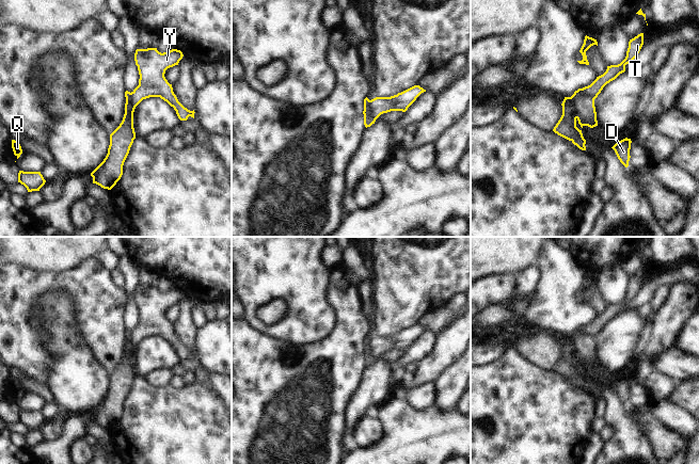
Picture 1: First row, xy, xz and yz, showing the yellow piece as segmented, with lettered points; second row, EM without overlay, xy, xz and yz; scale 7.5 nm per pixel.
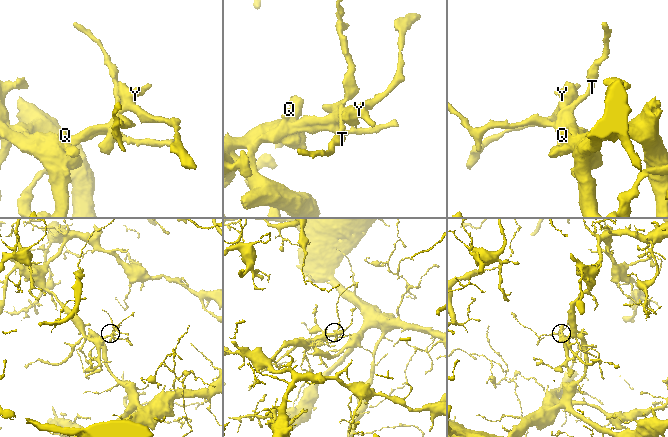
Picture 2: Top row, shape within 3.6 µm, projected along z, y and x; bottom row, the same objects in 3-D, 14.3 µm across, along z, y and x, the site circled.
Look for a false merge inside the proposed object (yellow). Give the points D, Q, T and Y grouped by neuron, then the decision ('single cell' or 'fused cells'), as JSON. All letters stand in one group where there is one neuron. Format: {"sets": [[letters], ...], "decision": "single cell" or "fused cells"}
{"sets": [["D", "Q", "T"], ["Y"]], "decision": "fused cells"}

